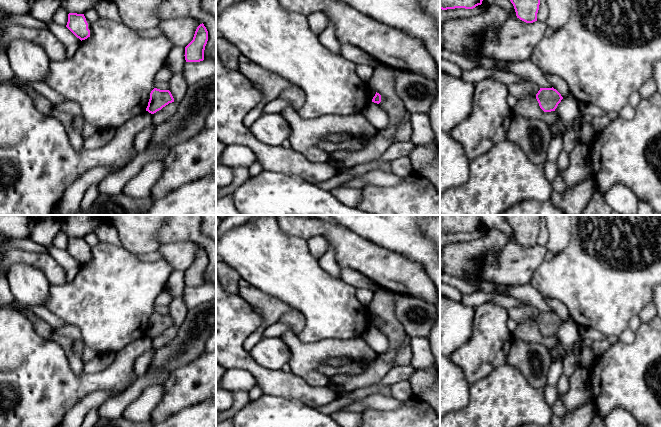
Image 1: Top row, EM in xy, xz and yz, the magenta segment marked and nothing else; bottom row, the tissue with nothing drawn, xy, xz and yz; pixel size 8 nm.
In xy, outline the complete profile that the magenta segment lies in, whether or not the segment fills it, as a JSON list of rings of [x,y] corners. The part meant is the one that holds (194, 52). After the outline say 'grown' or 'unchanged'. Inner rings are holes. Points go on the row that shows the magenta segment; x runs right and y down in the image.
[[[200,24],[193,40],[185,47],[186,62],[200,62],[204,60],[204,50],[208,41],[208,31],[204,24]]]; unchanged

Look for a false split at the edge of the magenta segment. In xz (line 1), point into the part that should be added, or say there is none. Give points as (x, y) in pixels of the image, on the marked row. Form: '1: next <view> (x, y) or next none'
1: next none

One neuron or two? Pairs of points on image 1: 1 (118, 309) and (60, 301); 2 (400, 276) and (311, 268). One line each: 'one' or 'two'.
1: one
2: two

